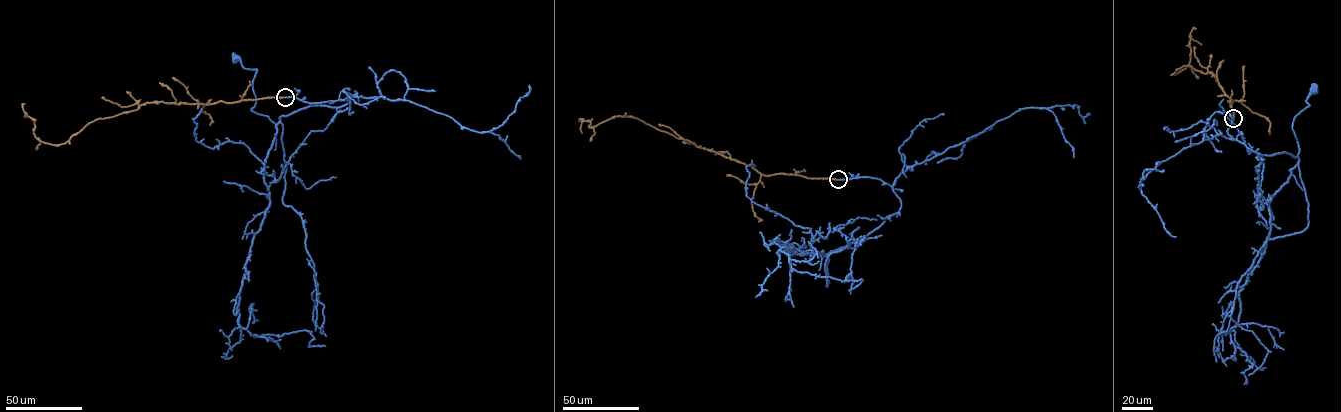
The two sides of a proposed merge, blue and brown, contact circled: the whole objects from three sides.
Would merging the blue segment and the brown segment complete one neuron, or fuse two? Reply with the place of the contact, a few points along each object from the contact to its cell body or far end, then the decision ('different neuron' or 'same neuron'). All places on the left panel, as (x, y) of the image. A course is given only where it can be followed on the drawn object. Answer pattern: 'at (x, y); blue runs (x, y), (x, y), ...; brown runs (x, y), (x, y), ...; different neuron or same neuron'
at (285, 97); blue runs (285, 97), (350, 102), (304, 107), (275, 124), (251, 110), (256, 70), (244, 68), (235, 58); brown runs (285, 97), (205, 104), (146, 102), (96, 119), (56, 145), (35, 136), (25, 104); same neuron

